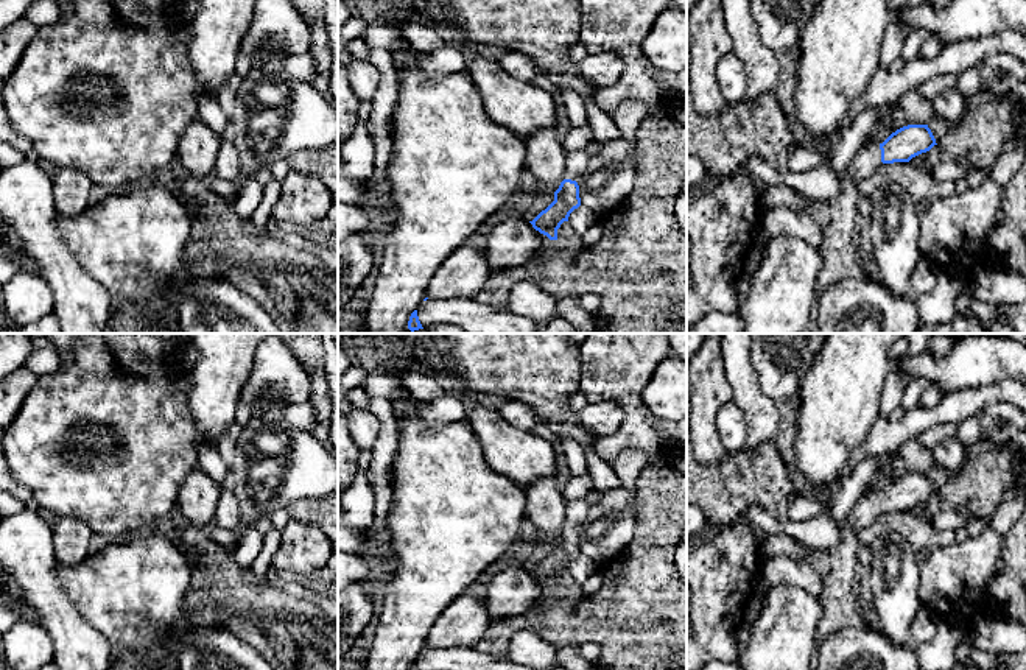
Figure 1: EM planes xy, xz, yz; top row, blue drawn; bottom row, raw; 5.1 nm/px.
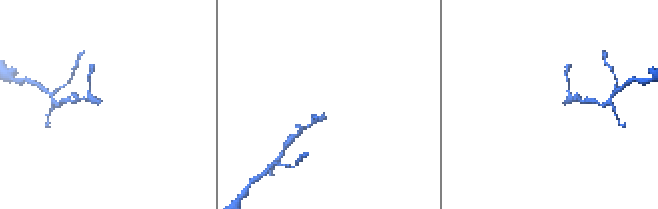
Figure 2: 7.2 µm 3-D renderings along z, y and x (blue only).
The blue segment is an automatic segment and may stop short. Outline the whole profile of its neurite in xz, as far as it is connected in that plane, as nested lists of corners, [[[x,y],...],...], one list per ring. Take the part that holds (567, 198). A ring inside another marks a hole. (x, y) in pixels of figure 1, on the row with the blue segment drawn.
[[[585,150],[567,153],[565,179],[554,192],[554,201],[532,221],[532,227],[550,240],[557,240],[557,229],[568,221],[570,213],[581,206],[578,181],[587,170],[590,153]]]

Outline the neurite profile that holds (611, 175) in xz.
[[[618,137],[599,143],[599,151],[590,156],[582,178],[578,181],[581,204],[601,215],[618,207],[632,192],[638,178],[638,159],[632,156],[635,137]]]

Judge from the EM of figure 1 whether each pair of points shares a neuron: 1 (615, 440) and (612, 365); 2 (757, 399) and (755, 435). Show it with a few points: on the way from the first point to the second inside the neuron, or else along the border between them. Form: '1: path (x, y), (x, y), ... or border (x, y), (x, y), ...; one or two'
1: path (631, 423), (631, 401), (625, 384); one
2: path (757, 409), (757, 426); one

